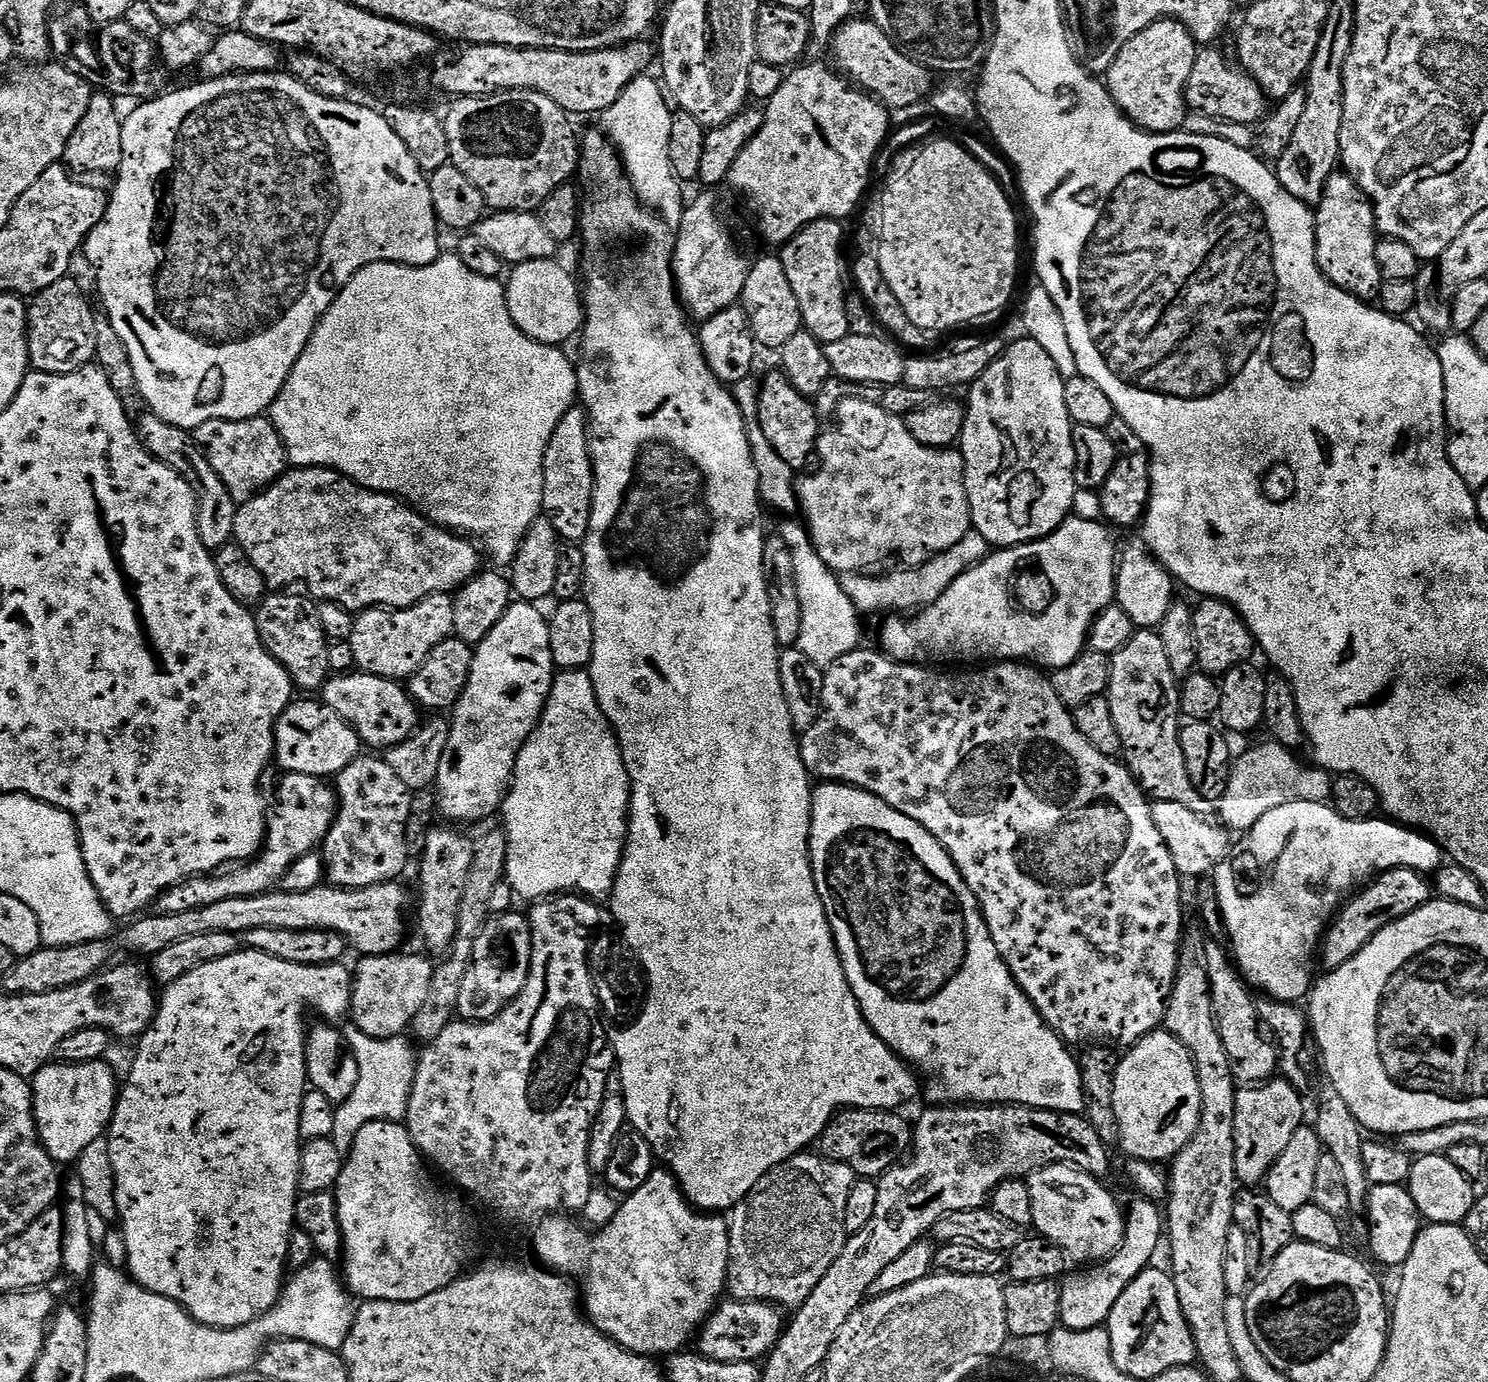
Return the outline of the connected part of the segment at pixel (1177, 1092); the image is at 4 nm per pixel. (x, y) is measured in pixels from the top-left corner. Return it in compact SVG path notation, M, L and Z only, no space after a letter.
M1163 1030L1146 1034L1137 1044L1131 1045L1125 1052L1128 1053L1123 1053L1123 1055L1120 1056L1120 1064L1114 1074L1114 1114L1118 1118L1118 1130L1120 1131L1119 1147L1121 1149L1124 1148L1125 1157L1133 1160L1150 1160L1153 1162L1171 1161L1191 1142L1194 1138L1194 1134L1198 1130L1200 1111L1202 1110L1202 1094L1198 1090L1198 1074L1196 1073L1194 1062L1190 1058L1186 1046L1182 1046L1182 1042L1178 1042L1178 1038L1174 1038L1169 1032Z

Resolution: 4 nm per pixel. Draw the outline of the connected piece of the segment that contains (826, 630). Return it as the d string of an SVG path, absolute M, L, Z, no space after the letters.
M784 518L778 528L782 542L790 549L794 561L794 582L798 586L798 603L802 606L802 630L798 633L796 647L814 662L814 666L827 669L838 658L846 658L846 654L861 647L860 620L862 614L850 602L841 577L826 562L822 562L818 550L814 550L807 527L799 519Z

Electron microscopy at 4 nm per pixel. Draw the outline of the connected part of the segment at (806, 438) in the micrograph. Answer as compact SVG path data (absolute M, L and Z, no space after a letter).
M775 370L760 380L758 398L758 420L762 422L762 434L782 457L782 462L793 470L804 470L808 459L813 459L816 444L820 440L822 421L816 416L816 405L809 397L803 396L784 377L783 371Z

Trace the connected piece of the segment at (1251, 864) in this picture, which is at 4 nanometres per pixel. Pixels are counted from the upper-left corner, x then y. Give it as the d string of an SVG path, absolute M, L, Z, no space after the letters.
M1290 802L1286 806L1278 806L1278 810L1270 810L1270 814L1266 814L1262 818L1258 818L1258 822L1243 837L1244 840L1239 841L1238 851L1229 855L1227 860L1223 860L1216 867L1214 873L1214 887L1216 889L1216 900L1220 904L1220 916L1224 919L1223 931L1228 932L1228 936L1232 939L1232 952L1235 967L1241 976L1253 989L1261 988L1265 997L1282 1000L1285 1002L1300 1002L1300 999L1309 995L1310 989L1314 984L1314 975L1312 976L1312 959L1317 959L1318 949L1321 947L1324 933L1327 932L1329 924L1332 923L1337 912L1340 911L1342 905L1357 890L1365 887L1369 882L1376 879L1382 872L1389 872L1395 868L1415 868L1421 874L1434 874L1445 863L1446 856L1442 851L1439 843L1433 840L1431 836L1416 831L1411 826L1405 826L1391 818L1373 818L1370 820L1351 820L1346 818L1335 807L1329 806L1327 803L1319 804L1318 802Z

